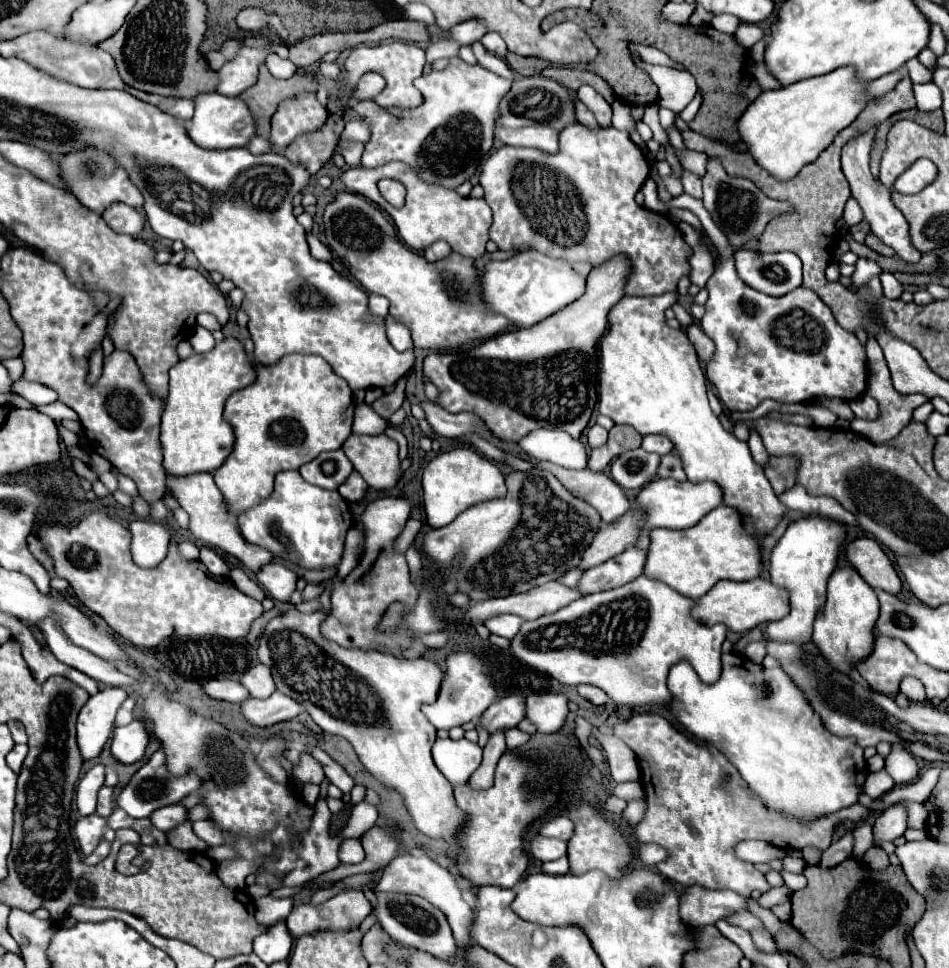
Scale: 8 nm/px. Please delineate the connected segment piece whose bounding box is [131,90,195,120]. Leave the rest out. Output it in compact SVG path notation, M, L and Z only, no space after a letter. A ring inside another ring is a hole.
M133 90L131 92L133 96L141 98L143 102L149 102L149 104L155 104L159 106L163 112L171 114L171 116L179 116L183 120L191 120L193 118L193 100L185 100L185 98L165 98L165 96L157 96L157 94L147 94L147 92L139 92L139 90Z

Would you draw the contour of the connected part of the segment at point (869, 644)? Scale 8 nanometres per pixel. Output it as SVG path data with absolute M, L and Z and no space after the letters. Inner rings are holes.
M853 566L837 568L827 580L827 600L817 614L813 628L813 642L821 654L843 674L855 666L861 658L867 658L873 648L873 626L879 616L879 600L875 590L859 576Z

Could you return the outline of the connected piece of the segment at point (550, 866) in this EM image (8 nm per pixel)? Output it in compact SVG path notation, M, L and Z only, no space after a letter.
M559 858L559 860L544 862L541 869L547 874L565 874L569 872L569 862L567 858Z

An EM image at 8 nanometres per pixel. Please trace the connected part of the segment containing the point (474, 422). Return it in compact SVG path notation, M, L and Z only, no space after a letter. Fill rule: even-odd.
M421 402L421 406L427 414L427 422L433 426L433 430L439 436L459 438L465 434L477 434L485 440L489 440L493 436L493 432L485 426L485 422L477 414L469 414L469 412L449 414L447 410L443 410L441 406L437 406L433 402Z

